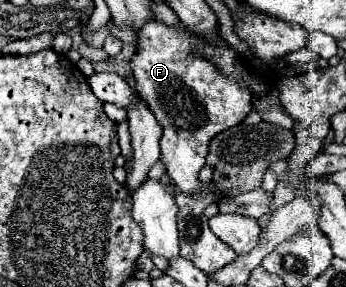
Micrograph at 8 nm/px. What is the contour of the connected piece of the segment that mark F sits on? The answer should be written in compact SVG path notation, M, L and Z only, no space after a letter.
M147 20L143 28L137 30L137 52L131 58L131 70L135 78L135 88L141 100L149 106L157 122L163 126L161 138L161 162L171 178L171 182L185 194L203 194L211 196L219 204L225 196L219 192L217 184L211 180L203 186L199 172L206 164L209 140L239 124L253 108L253 92L237 78L217 72L217 66L199 54L199 44L213 48L231 48L225 38L205 38L197 32L191 32L185 24L167 26L161 20Z

